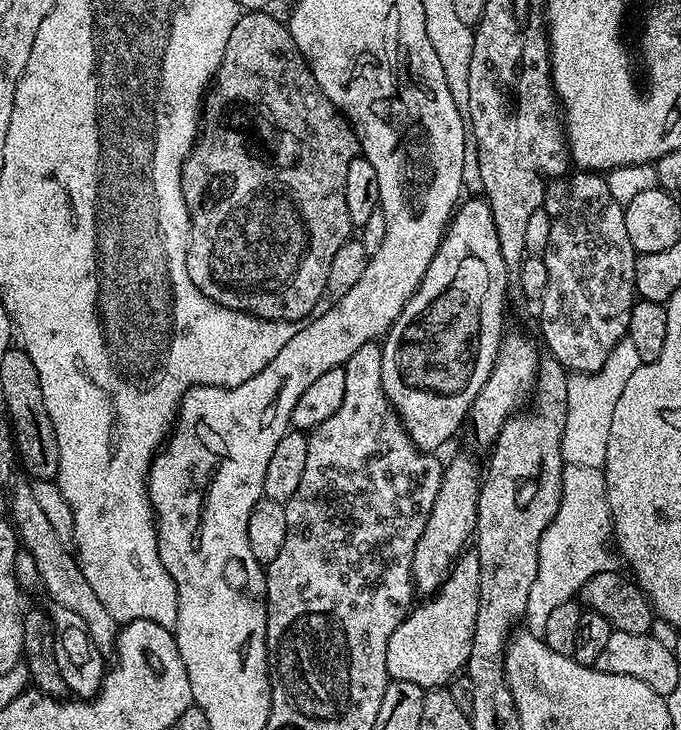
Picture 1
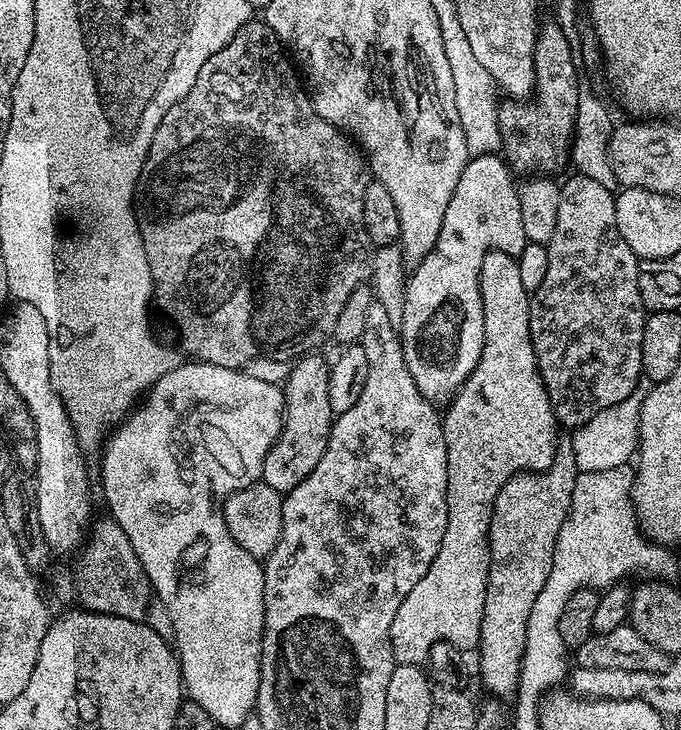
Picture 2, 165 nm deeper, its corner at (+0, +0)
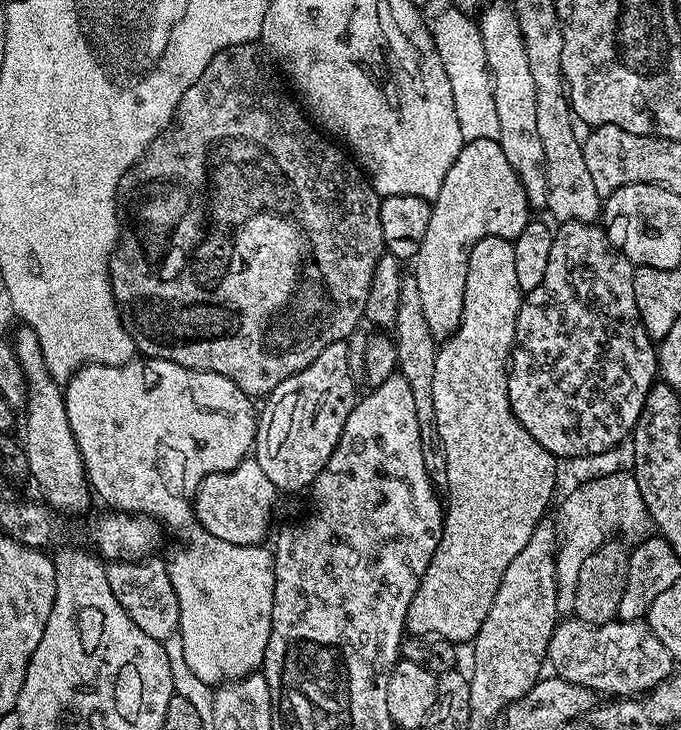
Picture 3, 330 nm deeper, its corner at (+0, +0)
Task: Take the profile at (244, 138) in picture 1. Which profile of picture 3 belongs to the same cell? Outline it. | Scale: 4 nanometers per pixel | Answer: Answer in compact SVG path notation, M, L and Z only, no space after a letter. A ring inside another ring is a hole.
M259 43L239 44L238 46L222 49L218 54L214 54L214 58L206 66L202 78L198 78L198 82L194 82L182 94L182 102L178 102L178 106L172 114L172 120L161 130L158 138L154 138L150 142L140 161L121 180L116 182L118 239L116 241L116 250L111 253L108 261L108 275L112 277L112 293L116 296L117 305L132 304L132 312L136 315L136 328L134 327L132 332L132 340L136 344L137 353L153 360L169 360L178 366L196 368L199 372L217 372L226 378L230 378L230 382L234 382L234 386L238 386L238 390L242 390L246 395L253 398L267 397L283 380L298 374L306 366L310 366L310 362L314 362L314 358L318 358L318 354L322 354L322 350L326 350L326 346L346 341L353 331L361 327L364 320L364 311L366 310L366 294L370 294L370 278L374 278L374 266L386 252L384 239L382 238L382 218L380 217L381 197L377 196L376 191L372 189L367 175L358 167L357 161L349 158L343 147L337 146L331 139L321 135L314 127L313 121L302 111L301 105L290 95L290 92L290 97L288 97L287 91L289 92L289 89L286 87L285 81L278 75L273 61Z

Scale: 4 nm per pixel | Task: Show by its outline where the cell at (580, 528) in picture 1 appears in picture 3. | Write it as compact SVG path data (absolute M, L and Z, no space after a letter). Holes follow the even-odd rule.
M632 472L606 474L606 478L594 478L585 484L576 484L573 492L560 504L558 515L558 547L556 549L556 585L558 586L558 610L561 614L572 612L574 606L574 590L578 586L578 570L582 570L582 562L594 554L603 544L613 539L616 532L625 532L639 542L649 535L650 521L646 502L642 502L642 490L638 490L638 482Z

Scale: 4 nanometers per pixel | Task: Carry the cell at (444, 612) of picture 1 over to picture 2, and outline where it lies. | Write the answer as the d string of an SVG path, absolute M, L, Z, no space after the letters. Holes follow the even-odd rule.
M495 250L488 252L482 260L480 289L486 326L482 358L478 358L478 366L474 366L470 378L466 378L447 405L448 413L445 411L442 416L448 467L446 534L442 534L442 546L438 546L438 554L434 554L430 570L426 570L426 574L422 574L422 579L414 585L414 590L402 598L402 606L398 606L398 614L394 614L394 623L390 626L390 646L397 664L423 665L434 642L445 640L457 650L475 649L479 645L490 570L490 518L498 490L502 490L502 486L520 472L545 472L554 462L556 453L558 421L535 358L530 338L530 294L526 286L522 286L516 257Z

